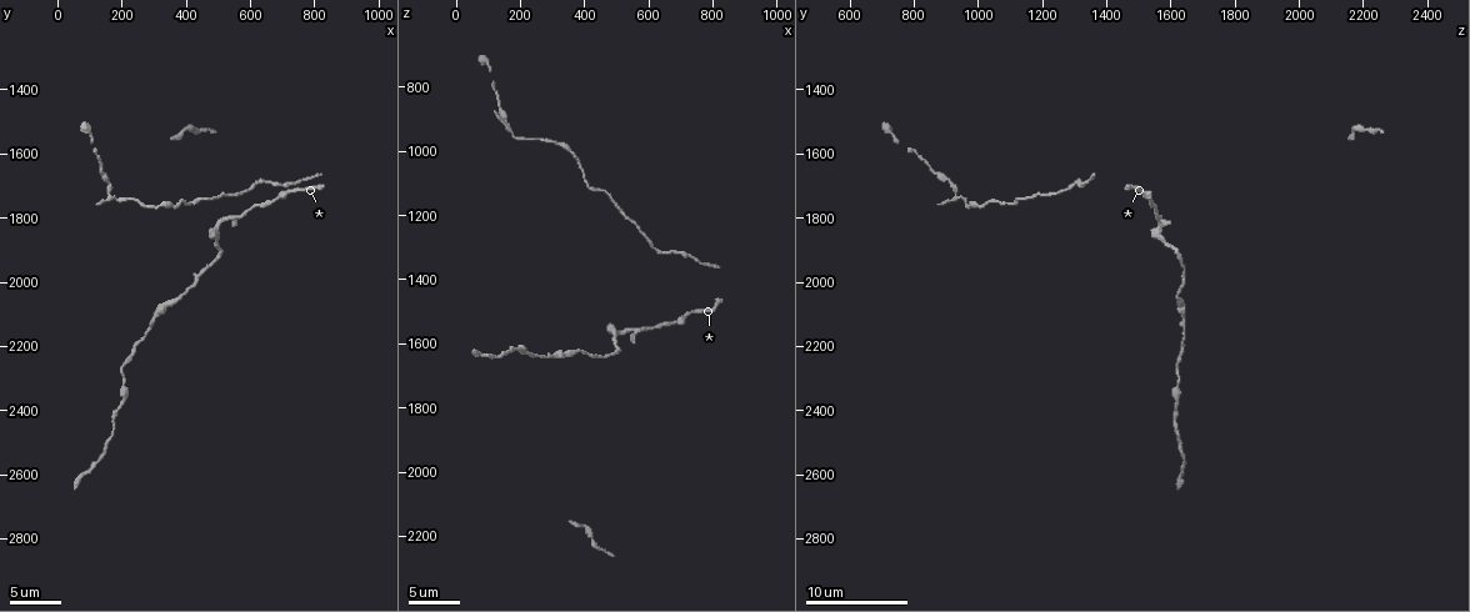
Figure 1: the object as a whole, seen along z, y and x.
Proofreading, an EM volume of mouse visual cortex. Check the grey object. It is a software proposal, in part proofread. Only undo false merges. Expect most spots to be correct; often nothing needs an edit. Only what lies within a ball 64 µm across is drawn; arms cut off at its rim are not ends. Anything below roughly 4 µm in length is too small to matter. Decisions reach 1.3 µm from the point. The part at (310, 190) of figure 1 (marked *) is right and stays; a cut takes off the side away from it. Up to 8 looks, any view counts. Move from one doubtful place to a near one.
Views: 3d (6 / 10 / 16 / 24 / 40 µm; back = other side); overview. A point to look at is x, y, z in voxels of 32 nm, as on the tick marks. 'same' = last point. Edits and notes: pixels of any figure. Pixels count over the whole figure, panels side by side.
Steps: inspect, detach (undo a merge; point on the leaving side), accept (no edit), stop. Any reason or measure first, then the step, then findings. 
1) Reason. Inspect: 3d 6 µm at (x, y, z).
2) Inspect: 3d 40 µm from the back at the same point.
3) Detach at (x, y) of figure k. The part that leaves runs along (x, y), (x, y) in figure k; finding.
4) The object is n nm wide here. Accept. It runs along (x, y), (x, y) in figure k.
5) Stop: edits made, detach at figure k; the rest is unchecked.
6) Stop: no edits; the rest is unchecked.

Sudden change in width. Inspect: 3d 10 µm at (650, 1760, 1530).

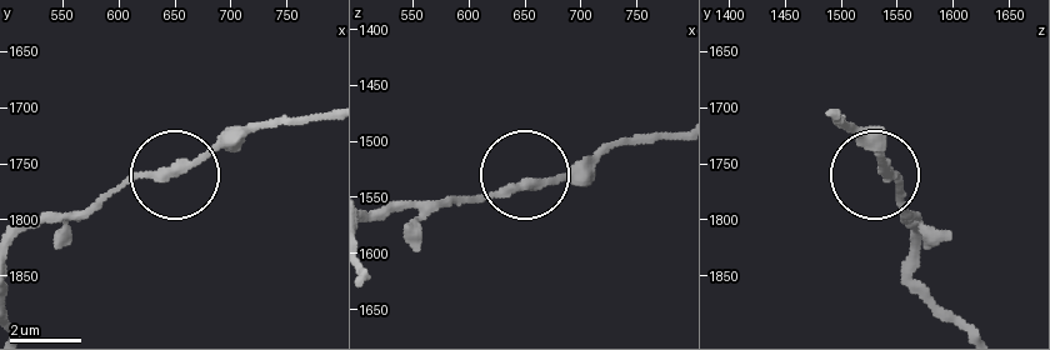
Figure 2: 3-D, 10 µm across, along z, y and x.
Inspect: 3d 6 µm at (654, 1754, 1538).

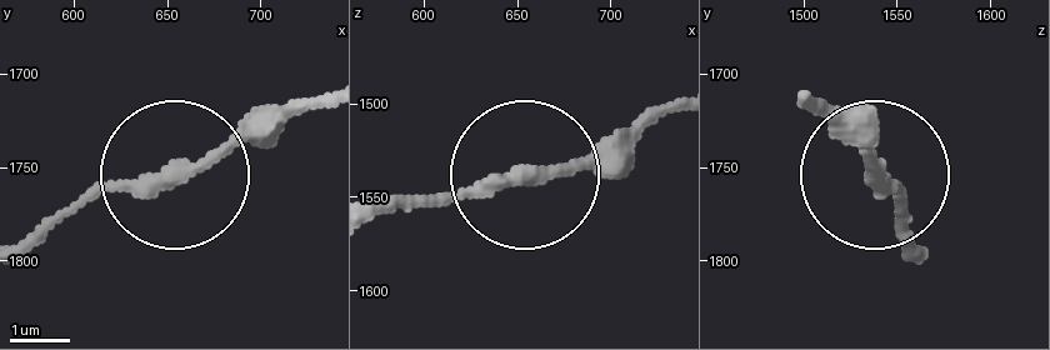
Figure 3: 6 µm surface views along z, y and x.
Accept. It runs along (316, 96), (226, 151), (93, 190), (38, 225) in figure 3; all the same neuron.

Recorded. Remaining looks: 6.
Thick turns thin. Inspect: 3d 10 µm at (300, 2110, 1650).

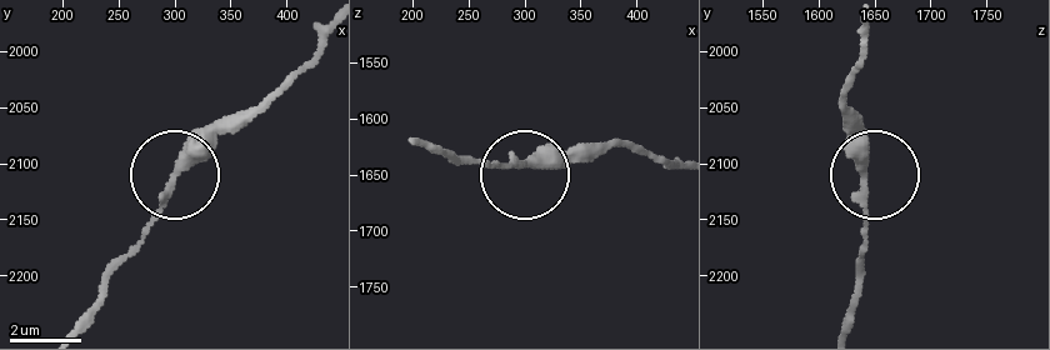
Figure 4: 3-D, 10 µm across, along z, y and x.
Accept. It runs along (868, 34), (841, 99), (868, 185), (859, 273) in figure 4; continuous, no second neuron.

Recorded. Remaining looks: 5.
Three-way junction. Inspect: 3d 6 µm at (160, 1700, 920).

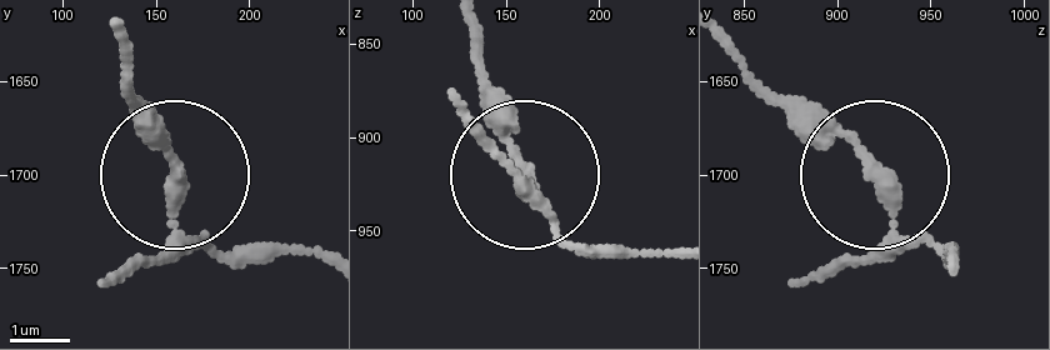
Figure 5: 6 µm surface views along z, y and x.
3 arms meet here. Accept. It runs along (956, 261), (911, 236), (853, 153), (738, 53) in figure 5; all the same neuron.

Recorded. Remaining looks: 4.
Sudden change in width. Inspect: 3d 10 µm at (500, 1890, 1590).

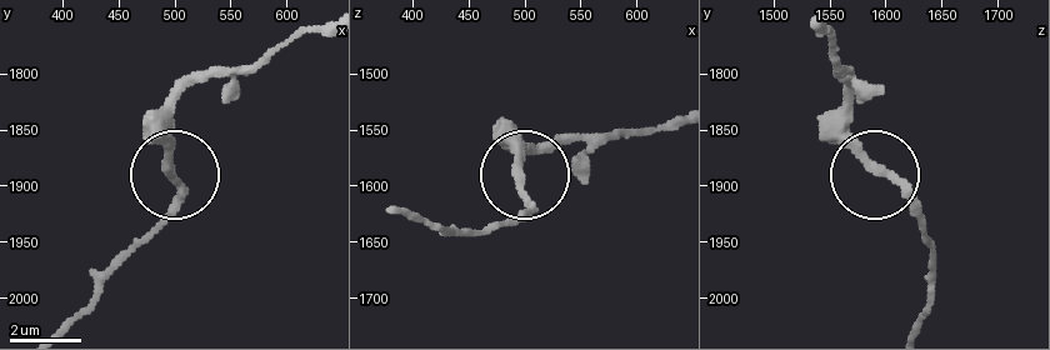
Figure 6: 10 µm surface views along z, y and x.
The object is 240 nm wide here. Accept. It runs along (325, 23), (190, 83), (173, 119), (181, 199), (166, 223) in figure 6; continuous, no second neuron.

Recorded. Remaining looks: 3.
Stop: no edits; the rest is unchecked.

